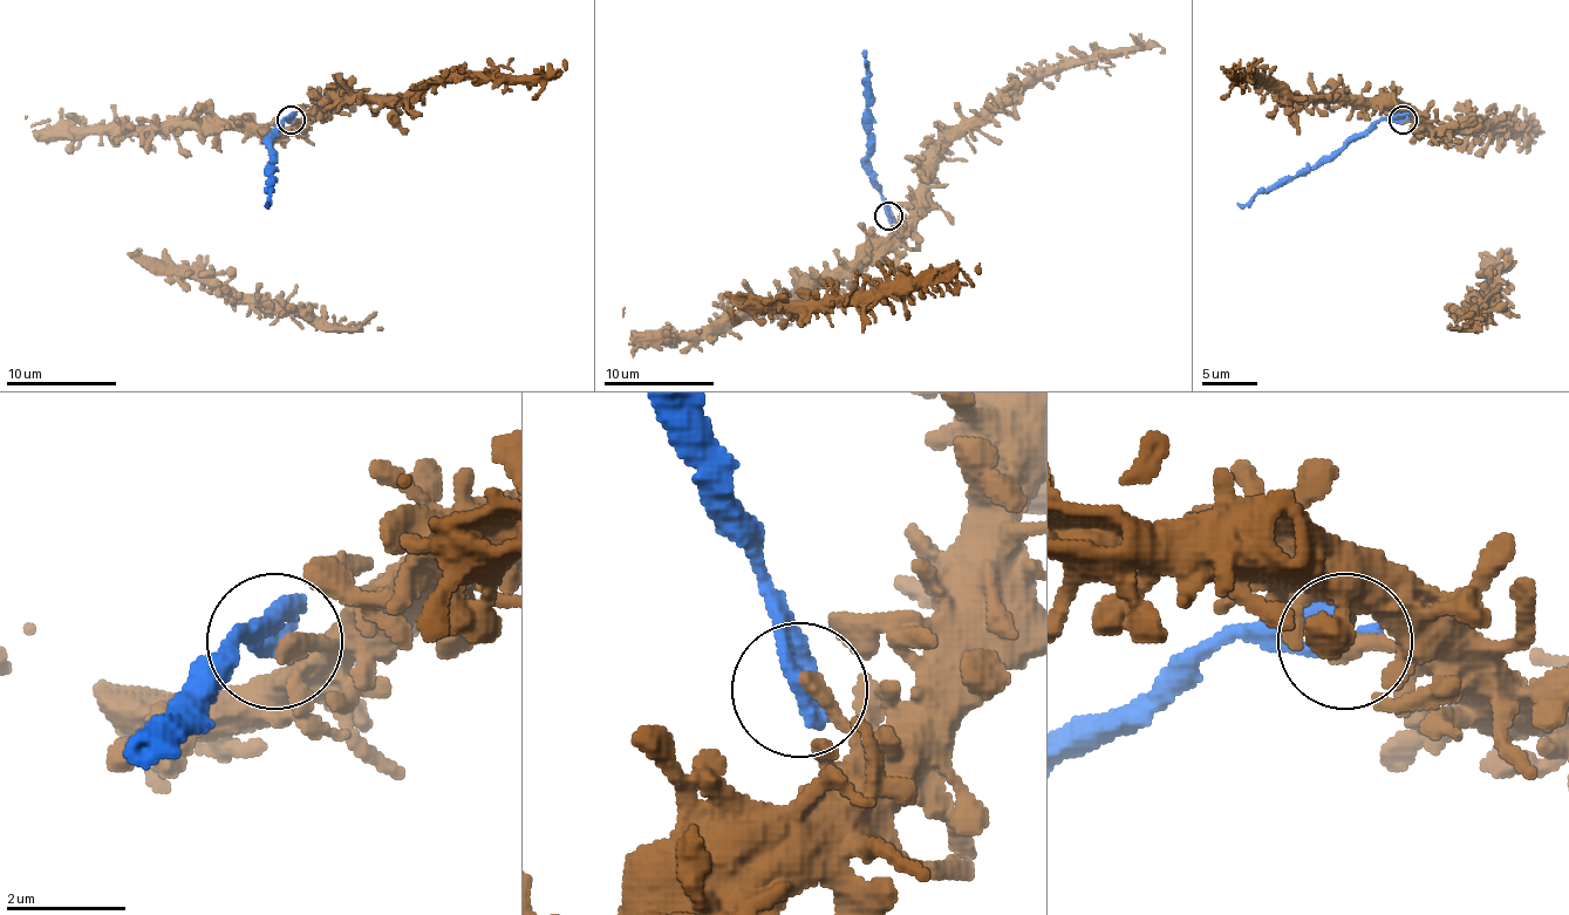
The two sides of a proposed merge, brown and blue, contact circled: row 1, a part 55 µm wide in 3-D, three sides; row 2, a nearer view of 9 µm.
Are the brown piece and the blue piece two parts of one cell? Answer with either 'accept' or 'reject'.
reject

